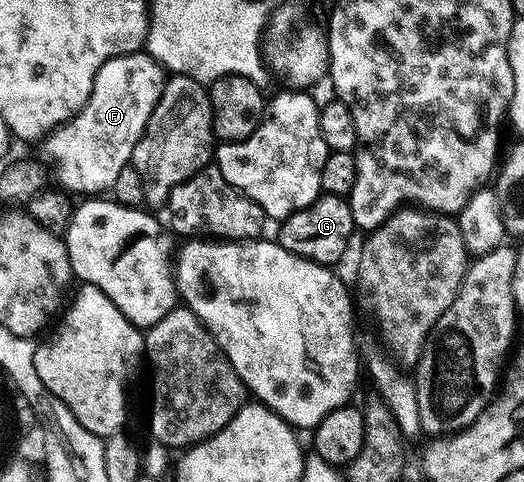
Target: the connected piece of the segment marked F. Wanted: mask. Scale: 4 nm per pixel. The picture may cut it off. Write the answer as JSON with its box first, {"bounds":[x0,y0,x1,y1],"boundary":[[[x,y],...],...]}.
{"bounds":[45,52,164,196],"boundary":[[[146,52],[122,54],[101,64],[89,100],[45,139],[47,154],[55,161],[54,177],[59,177],[58,185],[64,191],[75,196],[99,196],[114,187],[121,168],[131,161],[164,81],[163,65]]]}

